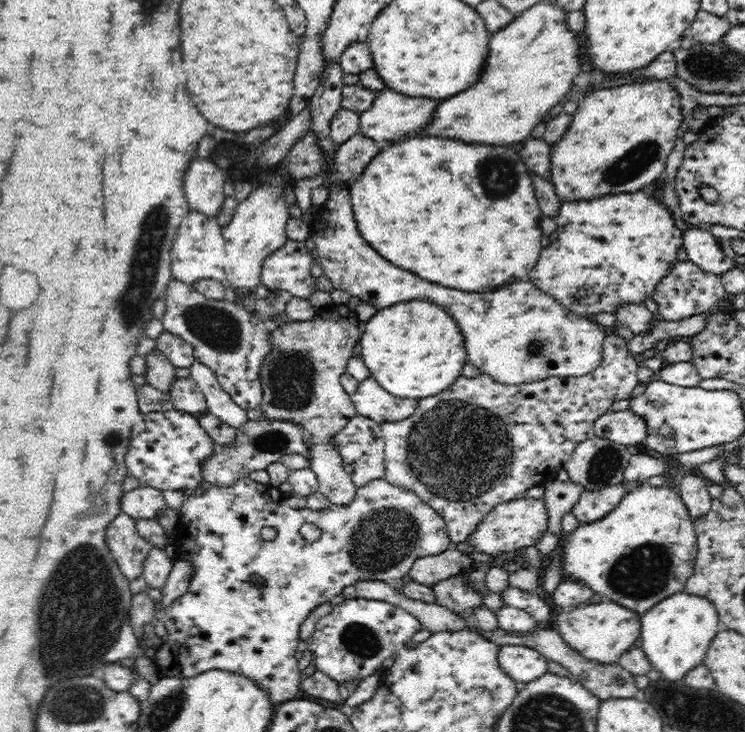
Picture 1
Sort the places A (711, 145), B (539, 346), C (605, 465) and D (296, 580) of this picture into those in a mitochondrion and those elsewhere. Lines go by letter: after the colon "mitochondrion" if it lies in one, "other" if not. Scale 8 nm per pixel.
A: other
B: mitochondrion
C: mitochondrion
D: other

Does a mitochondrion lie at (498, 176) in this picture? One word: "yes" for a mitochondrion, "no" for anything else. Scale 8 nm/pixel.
yes

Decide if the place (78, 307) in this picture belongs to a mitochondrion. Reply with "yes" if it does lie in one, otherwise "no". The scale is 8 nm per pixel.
no

